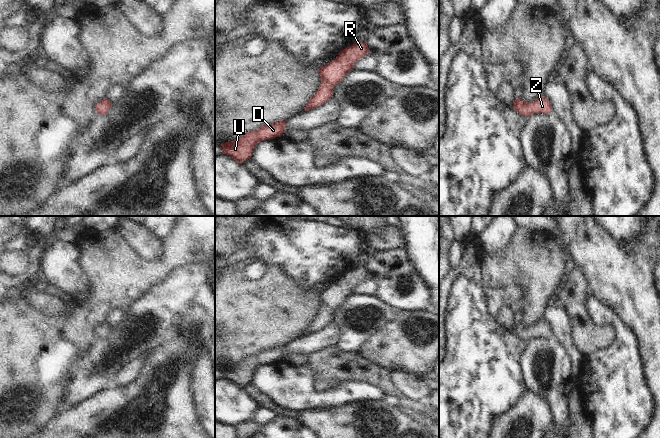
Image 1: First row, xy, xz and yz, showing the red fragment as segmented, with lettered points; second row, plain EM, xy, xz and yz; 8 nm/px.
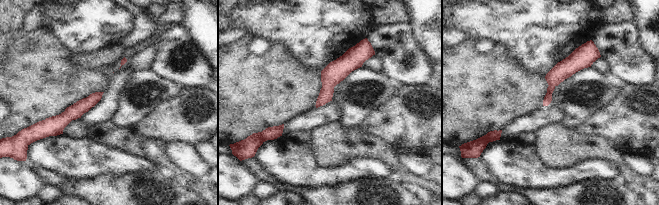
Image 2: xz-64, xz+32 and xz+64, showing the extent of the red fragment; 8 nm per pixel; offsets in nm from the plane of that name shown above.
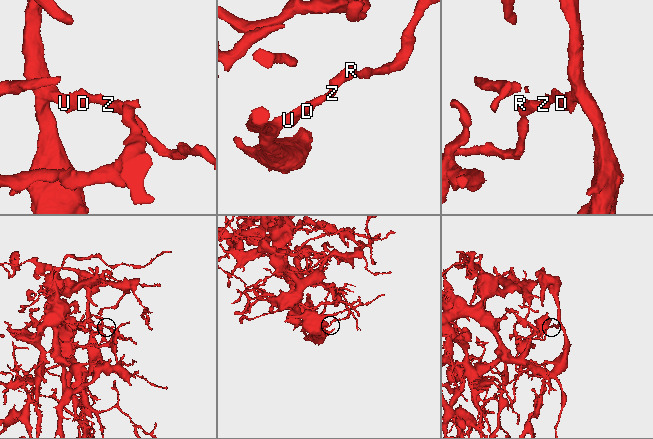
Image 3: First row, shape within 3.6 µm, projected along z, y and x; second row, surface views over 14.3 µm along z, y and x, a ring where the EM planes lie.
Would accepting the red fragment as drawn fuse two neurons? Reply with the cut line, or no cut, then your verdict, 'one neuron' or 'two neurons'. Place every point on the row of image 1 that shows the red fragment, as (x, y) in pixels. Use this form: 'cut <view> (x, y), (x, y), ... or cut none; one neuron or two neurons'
cut none; one neuron

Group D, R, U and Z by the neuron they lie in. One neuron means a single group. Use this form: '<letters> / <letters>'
D R U Z

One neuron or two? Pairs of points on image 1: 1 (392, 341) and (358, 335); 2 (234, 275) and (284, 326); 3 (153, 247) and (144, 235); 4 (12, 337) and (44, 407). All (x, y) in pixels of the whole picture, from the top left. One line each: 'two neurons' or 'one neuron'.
1: two neurons
2: one neuron
3: one neuron
4: one neuron

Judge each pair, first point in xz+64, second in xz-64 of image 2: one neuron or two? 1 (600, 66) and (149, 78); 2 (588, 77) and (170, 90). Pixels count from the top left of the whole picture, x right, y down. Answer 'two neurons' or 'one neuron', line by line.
1: two neurons
2: one neuron

